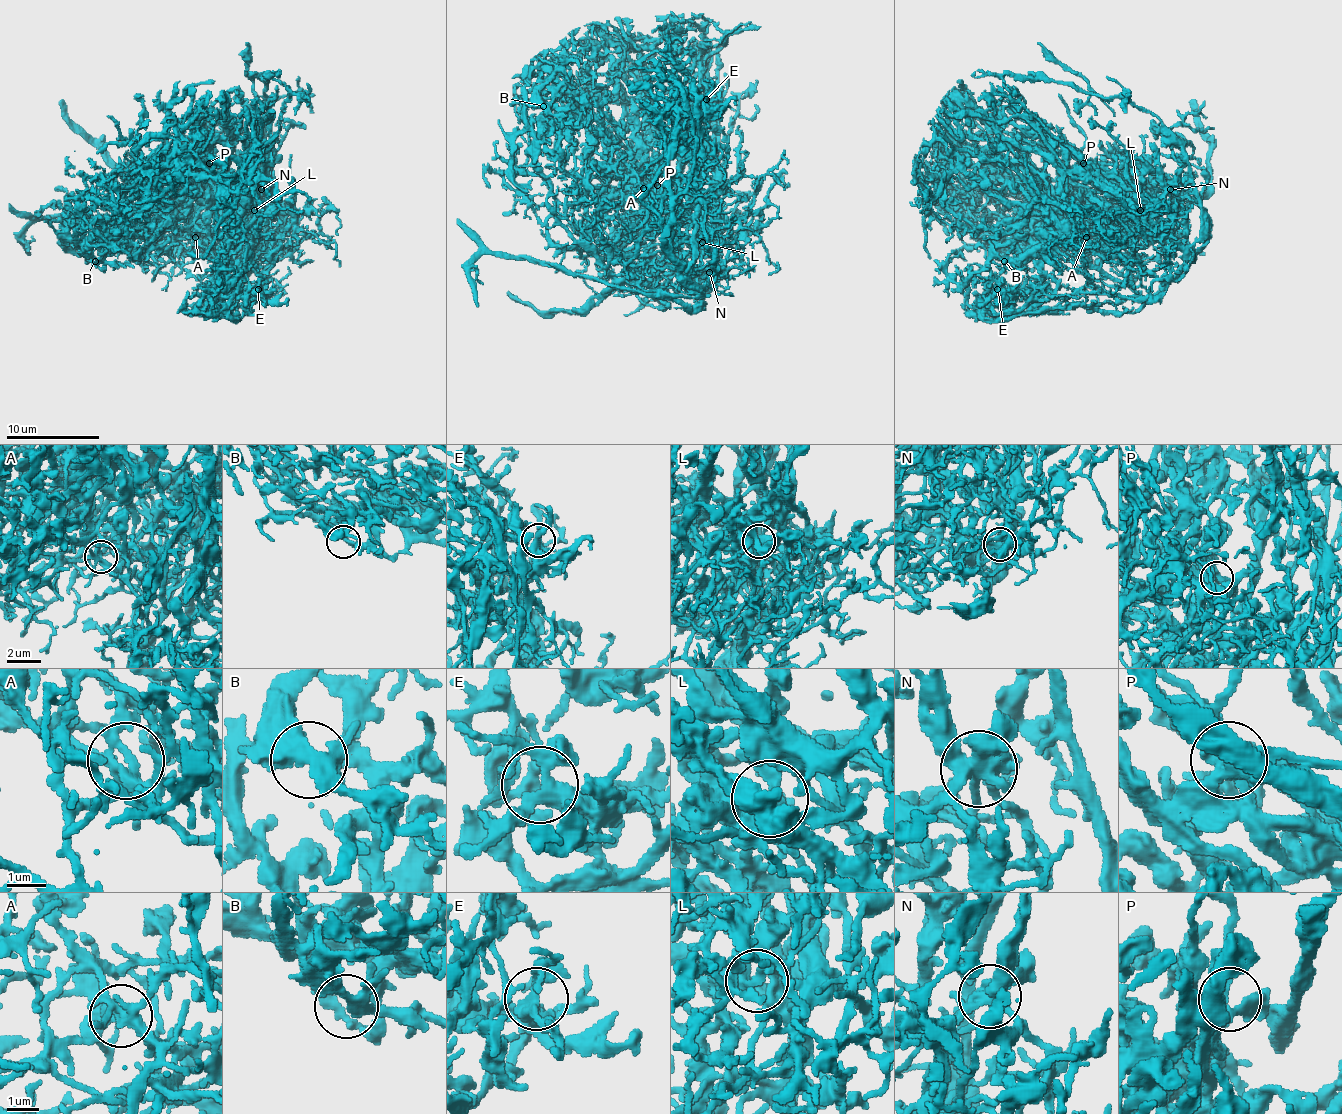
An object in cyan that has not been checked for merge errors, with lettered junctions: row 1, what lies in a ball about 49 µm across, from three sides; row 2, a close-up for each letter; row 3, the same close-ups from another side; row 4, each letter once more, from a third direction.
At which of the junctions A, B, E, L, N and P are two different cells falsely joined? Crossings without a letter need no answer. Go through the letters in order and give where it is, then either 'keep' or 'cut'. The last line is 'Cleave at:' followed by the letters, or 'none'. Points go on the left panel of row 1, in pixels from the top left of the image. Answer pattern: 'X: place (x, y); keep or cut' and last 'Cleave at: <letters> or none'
A: place (195, 237); cut
B: place (95, 261); keep
E: place (258, 289); keep
L: place (254, 210); cut
N: place (261, 189); cut
P: place (209, 163); keep
Cleave at: A, L, N

